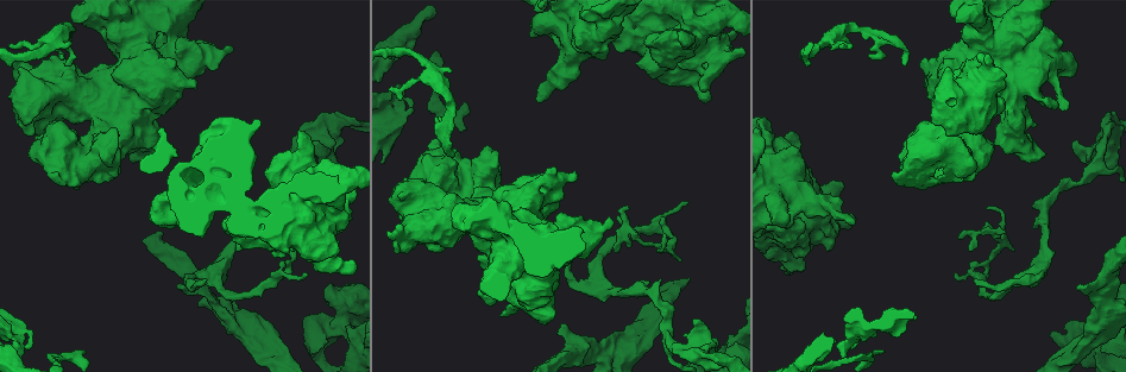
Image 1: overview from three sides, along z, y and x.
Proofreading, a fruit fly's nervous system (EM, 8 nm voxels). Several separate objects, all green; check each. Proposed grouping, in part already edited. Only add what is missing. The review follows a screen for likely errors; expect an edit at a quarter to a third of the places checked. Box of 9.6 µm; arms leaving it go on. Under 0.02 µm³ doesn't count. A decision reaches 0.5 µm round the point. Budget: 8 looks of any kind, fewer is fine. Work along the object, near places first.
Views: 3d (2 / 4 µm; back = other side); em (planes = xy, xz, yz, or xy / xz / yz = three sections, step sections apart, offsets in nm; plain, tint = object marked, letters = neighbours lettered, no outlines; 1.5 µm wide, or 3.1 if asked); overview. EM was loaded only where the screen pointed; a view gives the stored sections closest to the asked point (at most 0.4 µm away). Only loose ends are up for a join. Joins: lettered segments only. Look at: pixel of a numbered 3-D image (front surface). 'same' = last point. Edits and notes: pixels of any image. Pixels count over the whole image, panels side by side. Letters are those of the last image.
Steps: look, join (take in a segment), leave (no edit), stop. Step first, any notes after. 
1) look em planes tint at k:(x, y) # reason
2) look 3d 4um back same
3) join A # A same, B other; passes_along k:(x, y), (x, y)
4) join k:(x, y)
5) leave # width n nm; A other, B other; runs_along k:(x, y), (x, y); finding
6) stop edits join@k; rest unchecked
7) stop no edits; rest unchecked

look 3d 2um at 1:(840, 45) # tapers out

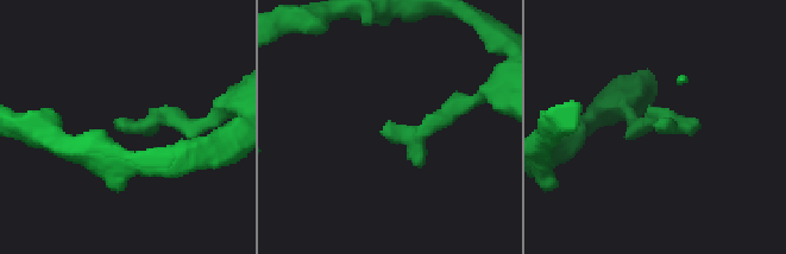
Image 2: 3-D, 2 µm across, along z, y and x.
look em yz step 8 tint at 2:(655, 129)

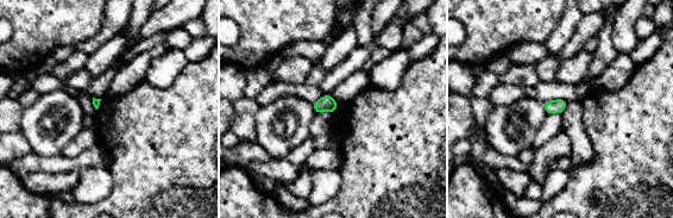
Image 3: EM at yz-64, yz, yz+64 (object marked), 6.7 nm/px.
look em planes letters same # another direction

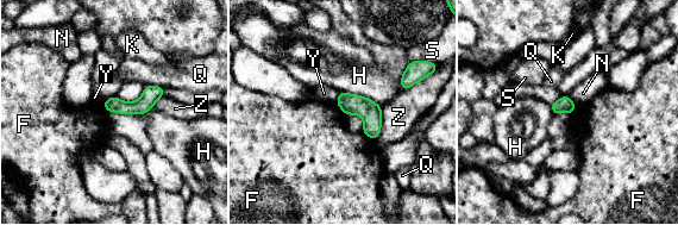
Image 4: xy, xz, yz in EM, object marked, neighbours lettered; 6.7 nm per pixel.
leave # F other, H other, K other, N other, Q other, S other, Y other, Z other; border 4:(340, 91), (368, 97), (381, 107); no lettered segment goes on from it

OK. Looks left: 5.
look em planes letters at 1:(196, 87) # branch stops here

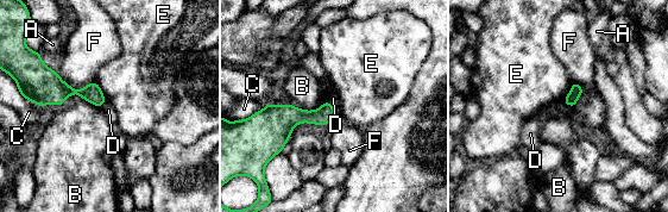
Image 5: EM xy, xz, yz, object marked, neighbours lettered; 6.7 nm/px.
leave # A other, B other, C other, D other, E other, F other; border 5:(327, 100), (335, 116); none of them fits

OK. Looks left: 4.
look 3d 4um at 1:(461, 130) # an open end

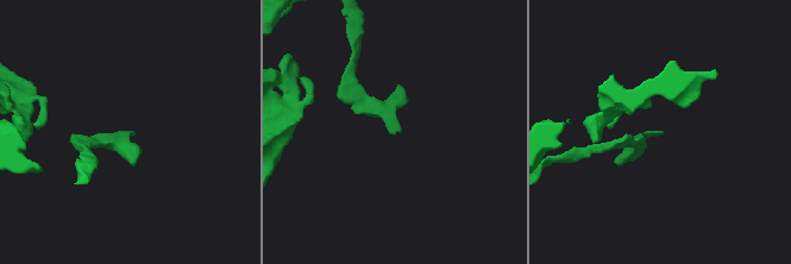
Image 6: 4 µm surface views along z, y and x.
look em xz step 8 letters at 6:(132, 131) # shape alone is not enough

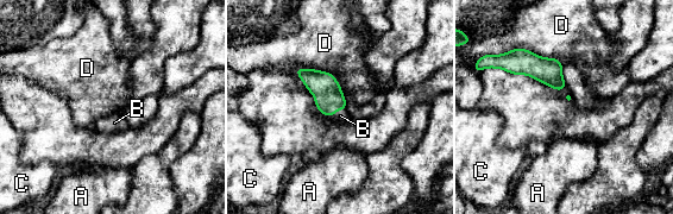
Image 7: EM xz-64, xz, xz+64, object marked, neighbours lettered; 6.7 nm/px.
join B # longest_contact D 400 nm; A other, B same, C other, D other; passes_along 7:(327, 93), (337, 108), (340, 115); the neuron continues

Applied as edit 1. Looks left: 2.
stop edits join@7; rest unchecked

